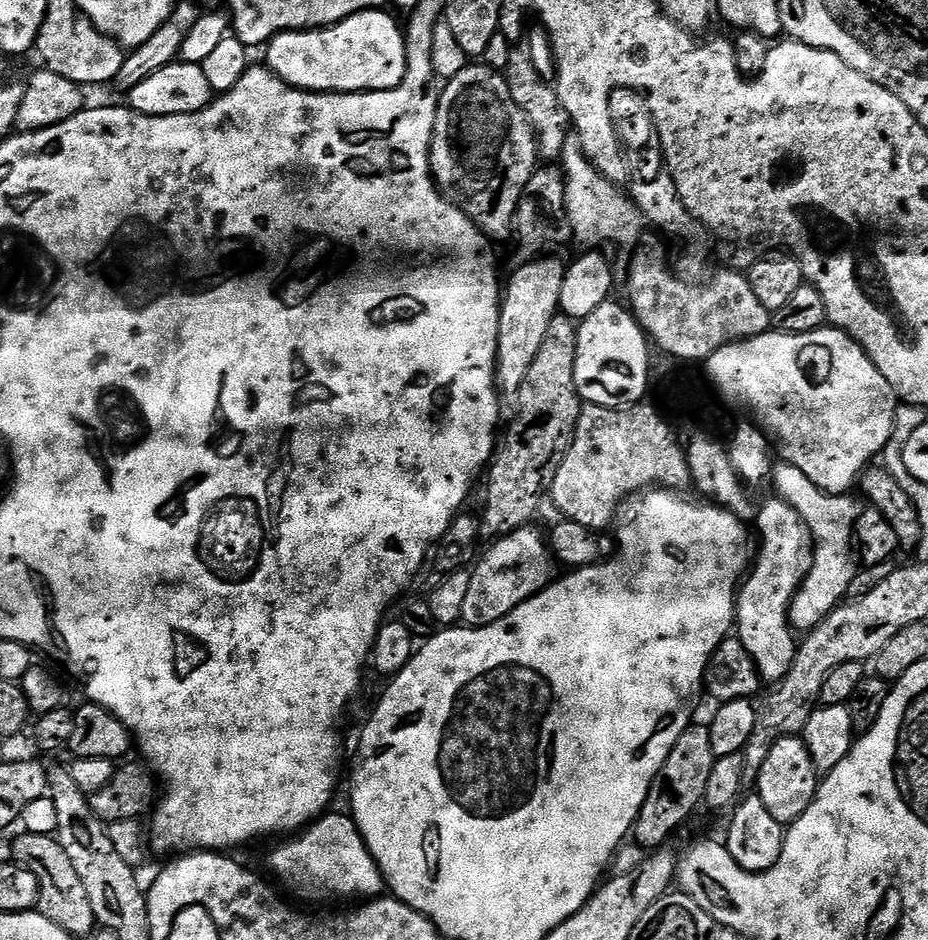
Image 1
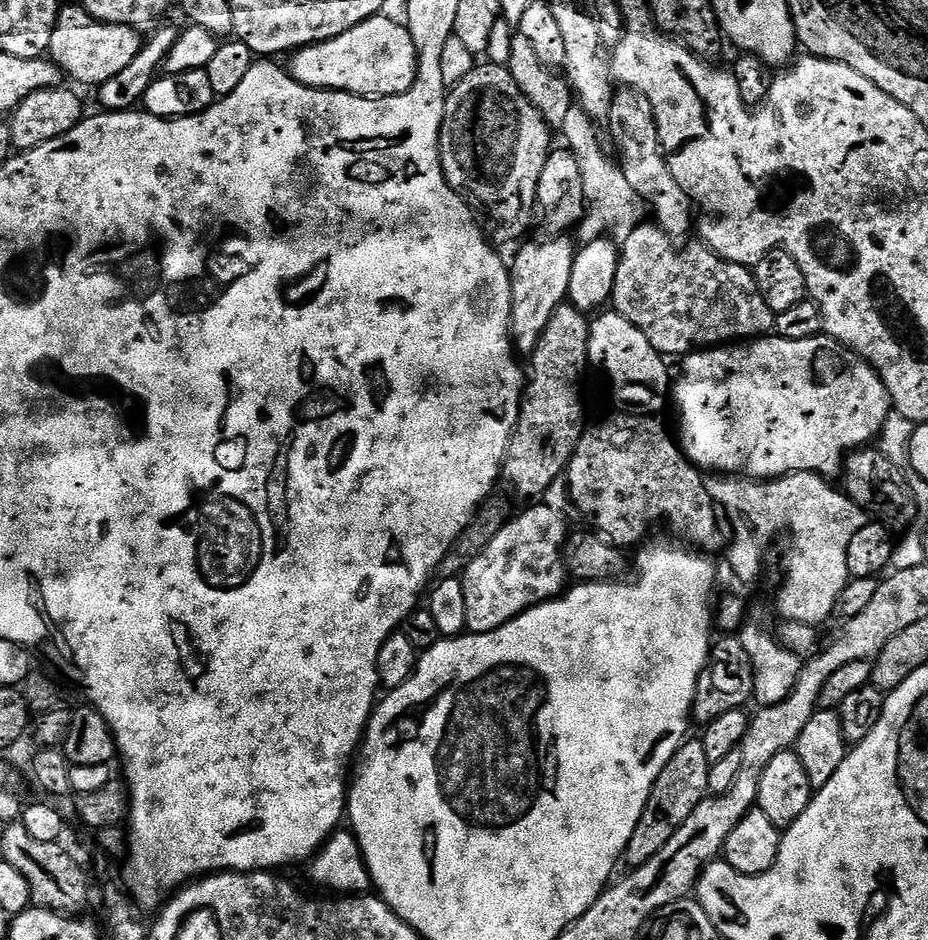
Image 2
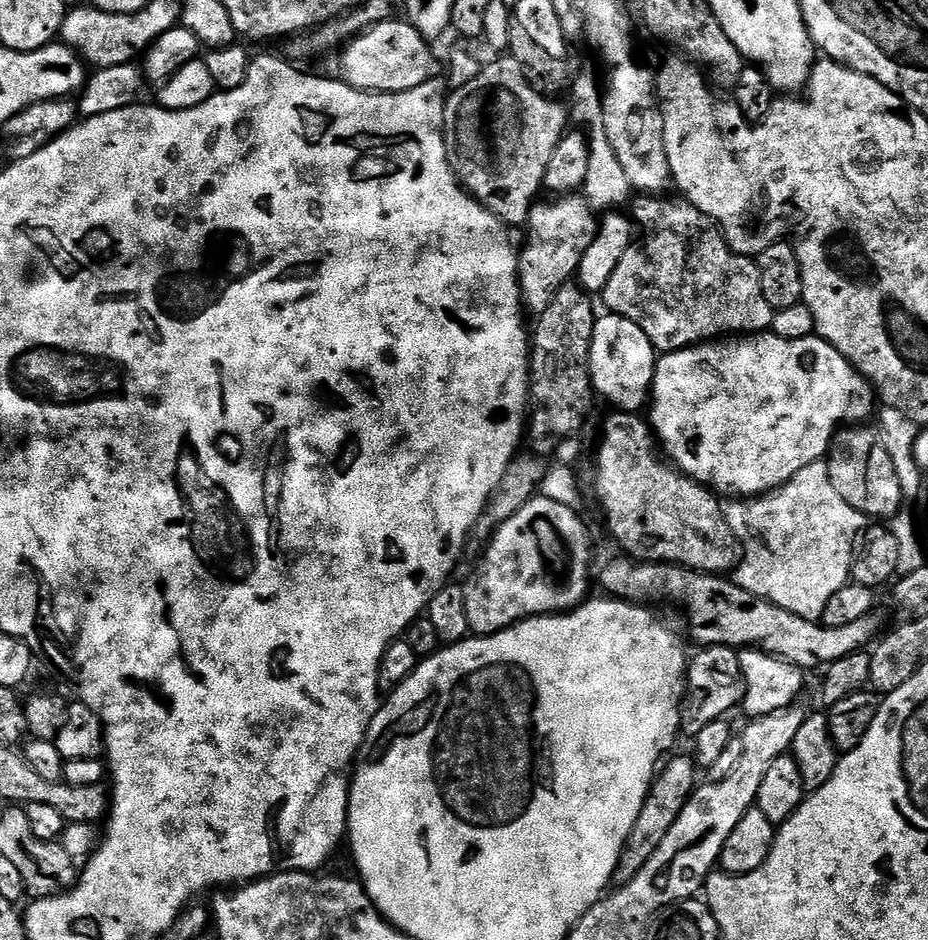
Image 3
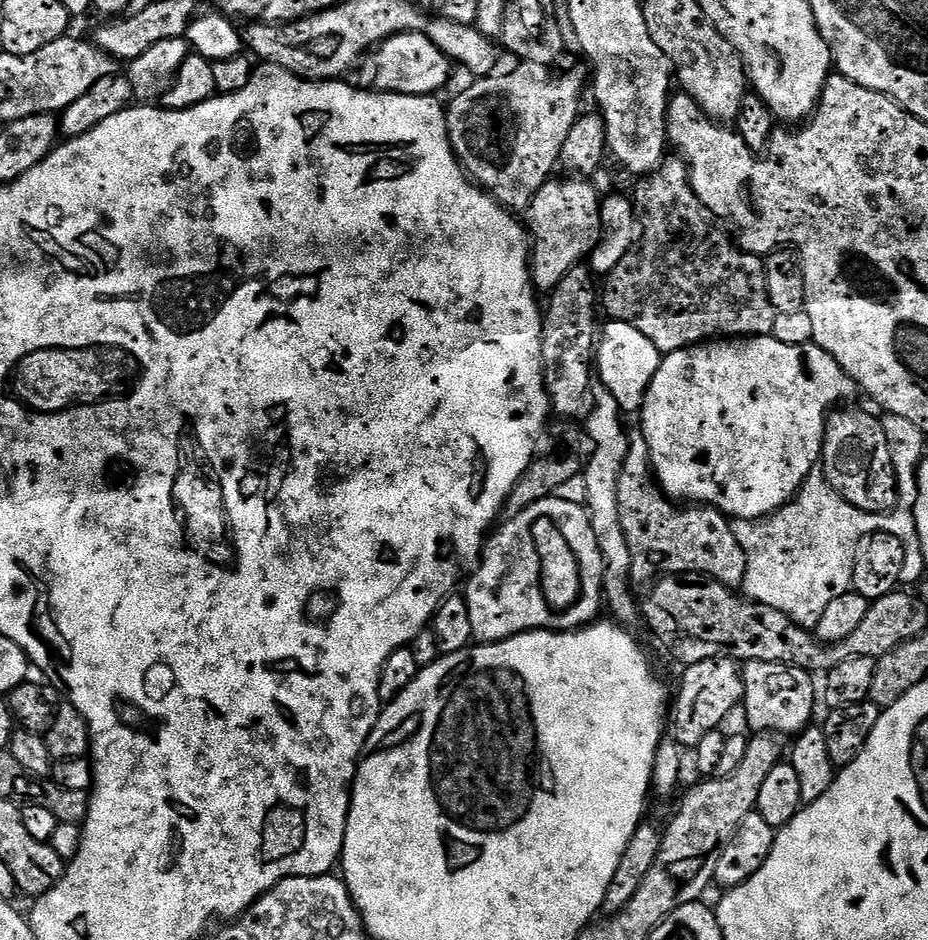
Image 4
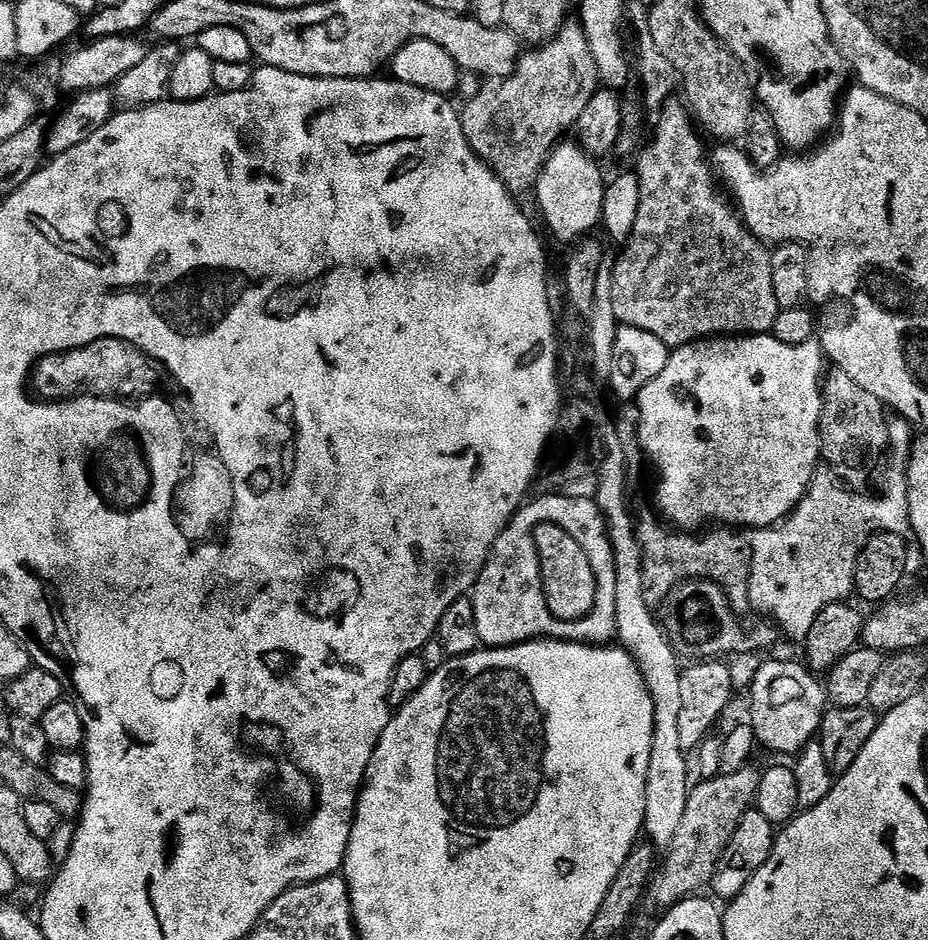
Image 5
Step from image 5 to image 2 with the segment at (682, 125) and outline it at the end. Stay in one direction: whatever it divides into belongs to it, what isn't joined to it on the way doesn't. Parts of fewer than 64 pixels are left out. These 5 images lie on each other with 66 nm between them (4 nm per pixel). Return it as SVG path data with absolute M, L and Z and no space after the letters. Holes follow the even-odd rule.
M641 226L627 233L625 240L628 241L622 244L620 261L618 262L618 274L614 278L614 290L612 291L610 304L617 314L622 318L626 318L626 322L638 326L638 330L642 330L642 334L646 334L650 346L654 346L656 352L665 358L671 358L671 356L683 358L690 352L707 350L713 346L724 346L729 342L744 342L749 338L764 338L775 329L776 313L770 310L770 306L766 306L766 298L762 298L762 294L758 290L758 282L751 267L730 262L723 255L715 256L710 249L703 248L700 244L686 249L685 252L676 253L672 248L668 248L664 252L664 241L666 241L664 232L656 226L653 226L653 228L648 227Z

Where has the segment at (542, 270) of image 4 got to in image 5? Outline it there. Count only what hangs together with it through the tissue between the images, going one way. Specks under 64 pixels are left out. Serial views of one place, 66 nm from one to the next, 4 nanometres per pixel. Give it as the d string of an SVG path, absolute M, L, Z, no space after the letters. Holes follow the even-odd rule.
M561 142L550 154L544 164L534 189L534 200L538 205L539 215L544 215L544 224L552 231L552 236L562 243L572 246L581 238L595 233L601 227L602 206L606 176L600 173L595 159L589 156L579 143Z

